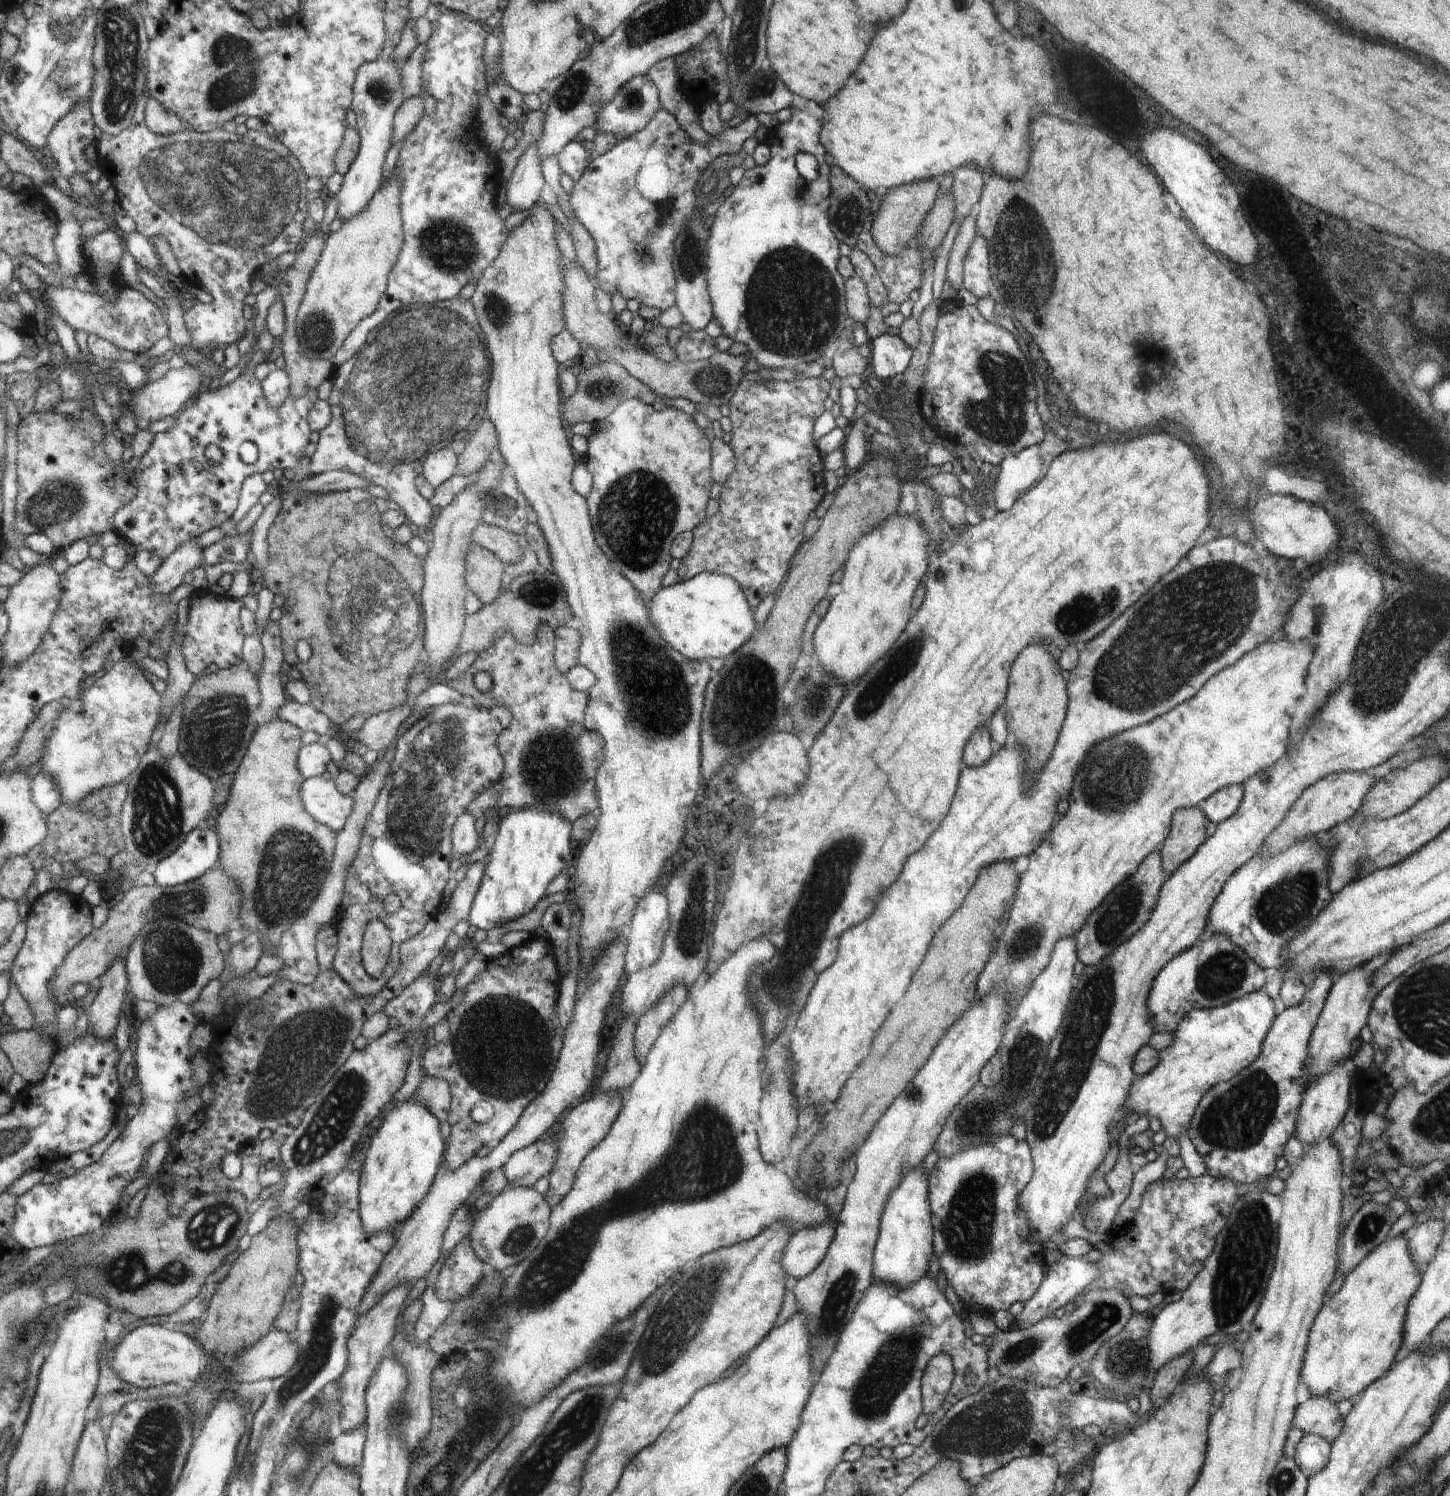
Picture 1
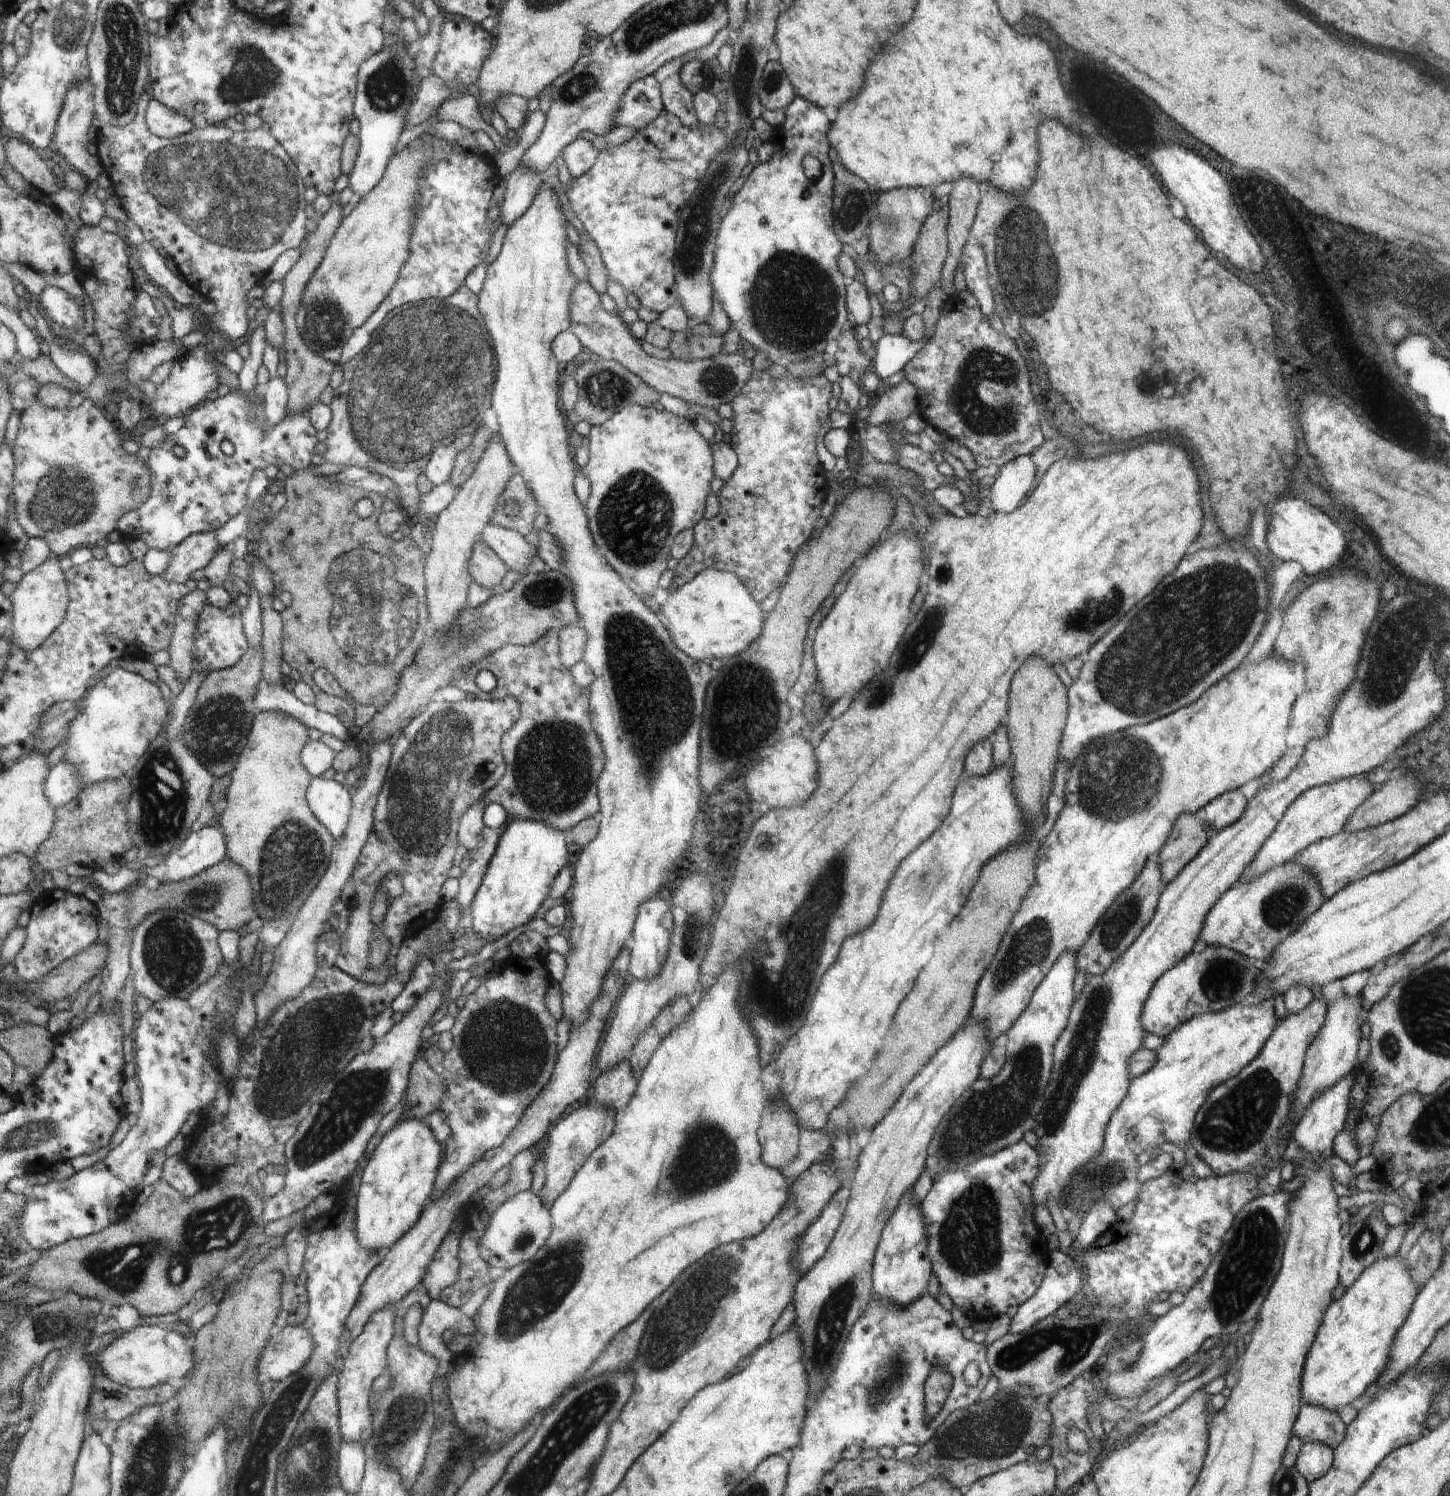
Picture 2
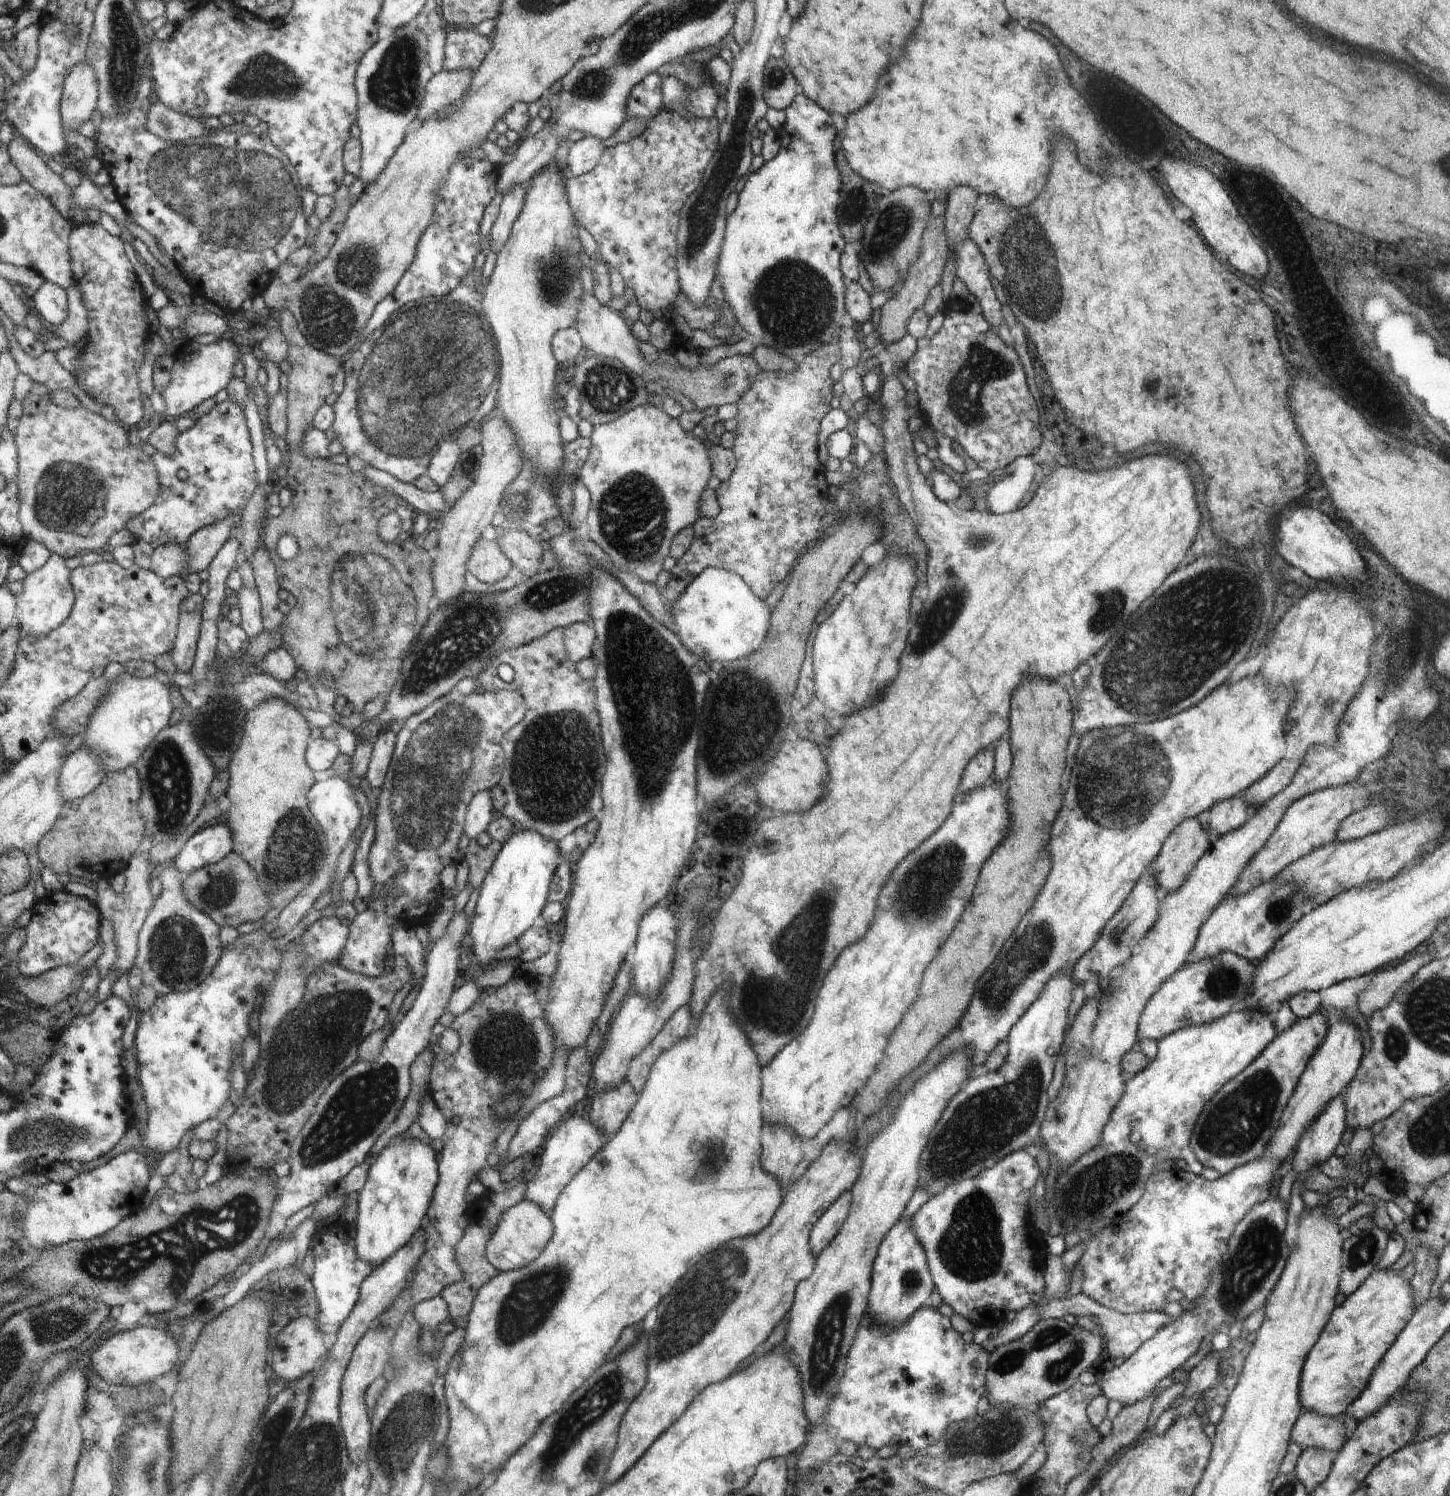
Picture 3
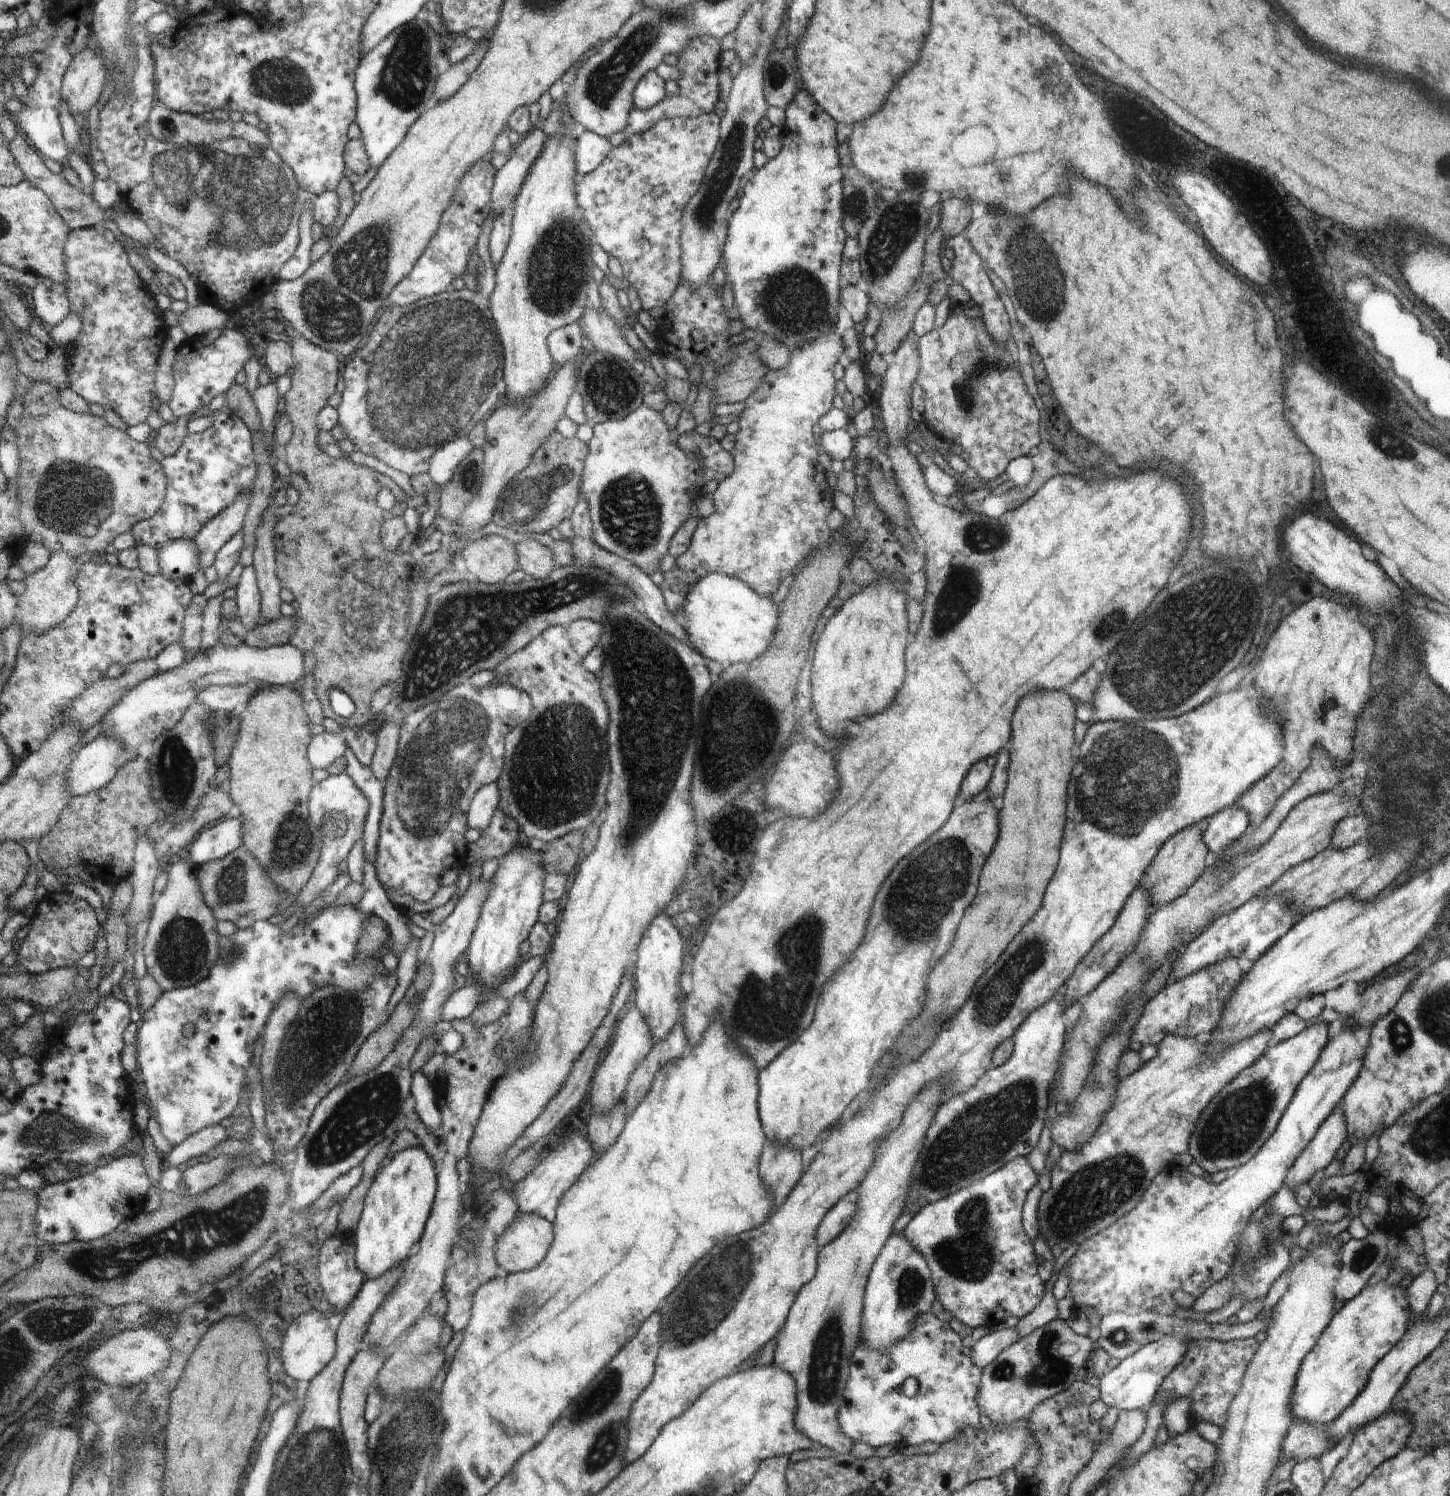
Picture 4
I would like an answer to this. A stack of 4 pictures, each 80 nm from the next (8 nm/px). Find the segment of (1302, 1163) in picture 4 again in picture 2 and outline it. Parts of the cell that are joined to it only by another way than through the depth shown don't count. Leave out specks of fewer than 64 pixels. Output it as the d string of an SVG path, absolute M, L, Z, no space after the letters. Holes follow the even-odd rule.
M1345 1076L1338 1081L1330 1090L1327 1090L1320 1099L1314 1099L1301 1119L1295 1124L1295 1130L1292 1132L1293 1140L1306 1154L1318 1156L1320 1158L1326 1156L1332 1151L1332 1145L1337 1136L1343 1135L1344 1124L1346 1124L1347 1112L1349 1111L1350 1094L1352 1088L1352 1076Z

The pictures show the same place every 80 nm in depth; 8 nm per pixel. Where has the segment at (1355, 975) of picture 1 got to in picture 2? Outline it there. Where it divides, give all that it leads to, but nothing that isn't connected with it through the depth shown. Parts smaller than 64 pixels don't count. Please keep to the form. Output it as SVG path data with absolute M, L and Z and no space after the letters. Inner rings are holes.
M1360 995L1341 997L1327 1007L1324 1026L1306 1049L1302 1074L1289 1114L1291 1124L1294 1125L1292 1132L1295 1130L1295 1124L1301 1119L1307 1107L1314 1102L1314 1099L1320 1099L1327 1090L1330 1090L1330 1087L1333 1087L1345 1076L1352 1074L1357 1065L1358 1044L1362 1037L1360 1026L1366 1020L1366 1013L1367 1009L1364 1008Z

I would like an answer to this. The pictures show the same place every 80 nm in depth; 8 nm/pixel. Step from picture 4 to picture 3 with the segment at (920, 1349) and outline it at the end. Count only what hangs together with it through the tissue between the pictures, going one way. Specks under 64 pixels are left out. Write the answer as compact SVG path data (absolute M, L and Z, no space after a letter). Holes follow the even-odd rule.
M922 1307L918 1309L916 1313L910 1317L910 1320L901 1327L897 1329L882 1329L878 1327L870 1318L866 1317L860 1324L860 1328L857 1330L857 1336L854 1337L853 1346L849 1350L848 1357L846 1357L846 1368L844 1376L841 1380L841 1385L839 1386L839 1393L833 1398L833 1401L829 1404L829 1411L825 1416L825 1421L822 1427L815 1427L814 1425L808 1425L808 1441L801 1448L798 1454L798 1461L796 1464L797 1480L804 1473L807 1475L816 1468L820 1468L822 1464L825 1464L830 1457L837 1454L838 1444L842 1440L850 1440L854 1442L857 1447L863 1444L868 1444L870 1448L875 1448L877 1451L883 1446L892 1446L896 1444L897 1446L908 1444L912 1446L916 1451L923 1451L930 1445L933 1445L936 1441L940 1440L944 1436L944 1432L953 1425L955 1422L960 1420L972 1420L977 1417L976 1406L978 1406L978 1401L985 1394L986 1389L986 1374L988 1370L989 1356L987 1352L982 1348L982 1346L973 1343L970 1348L962 1342L960 1338L960 1333L956 1334L954 1328L950 1326L950 1320L944 1318L940 1312L936 1310L930 1310L930 1308Z

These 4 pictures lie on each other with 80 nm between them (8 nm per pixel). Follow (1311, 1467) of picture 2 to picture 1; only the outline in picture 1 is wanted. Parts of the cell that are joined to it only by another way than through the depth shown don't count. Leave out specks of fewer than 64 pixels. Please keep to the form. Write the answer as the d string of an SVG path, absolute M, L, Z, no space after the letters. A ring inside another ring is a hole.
M1303 1434L1295 1453L1295 1464L1307 1478L1322 1472L1328 1465L1331 1444L1322 1436Z

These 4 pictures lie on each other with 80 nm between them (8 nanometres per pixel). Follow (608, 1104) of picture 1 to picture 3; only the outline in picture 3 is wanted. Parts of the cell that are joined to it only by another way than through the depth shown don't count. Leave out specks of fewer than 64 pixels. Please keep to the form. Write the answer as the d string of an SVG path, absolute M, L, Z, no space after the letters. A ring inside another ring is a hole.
M572 1114L570 1118L562 1121L554 1134L546 1139L535 1176L526 1181L525 1200L537 1204L550 1217L565 1186L600 1152L604 1145L603 1138L603 1132L594 1127L590 1119L583 1120Z

